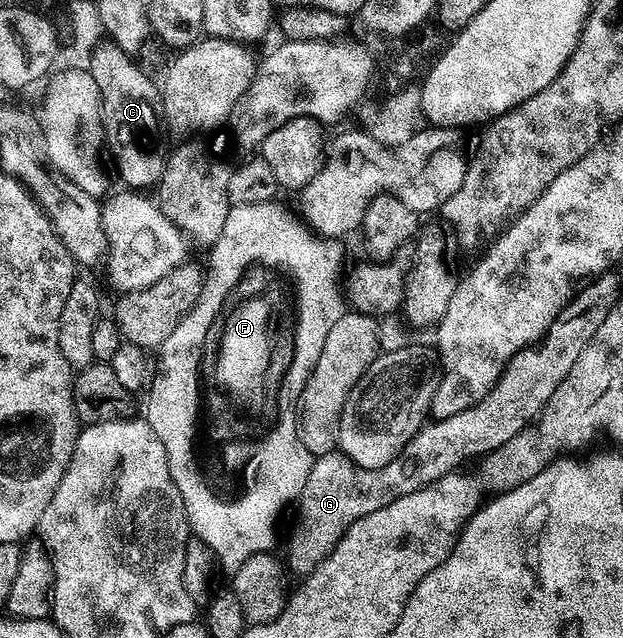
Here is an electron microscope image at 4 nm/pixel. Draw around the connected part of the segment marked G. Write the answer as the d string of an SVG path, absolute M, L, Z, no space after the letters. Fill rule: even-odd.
M341 451L314 458L312 467L308 469L308 479L304 482L304 491L300 495L302 518L295 523L294 530L290 533L291 570L294 568L298 573L310 575L326 560L326 556L338 546L354 524L372 515L372 507L376 505L376 501L354 493L348 485L348 479L352 475L352 462Z

